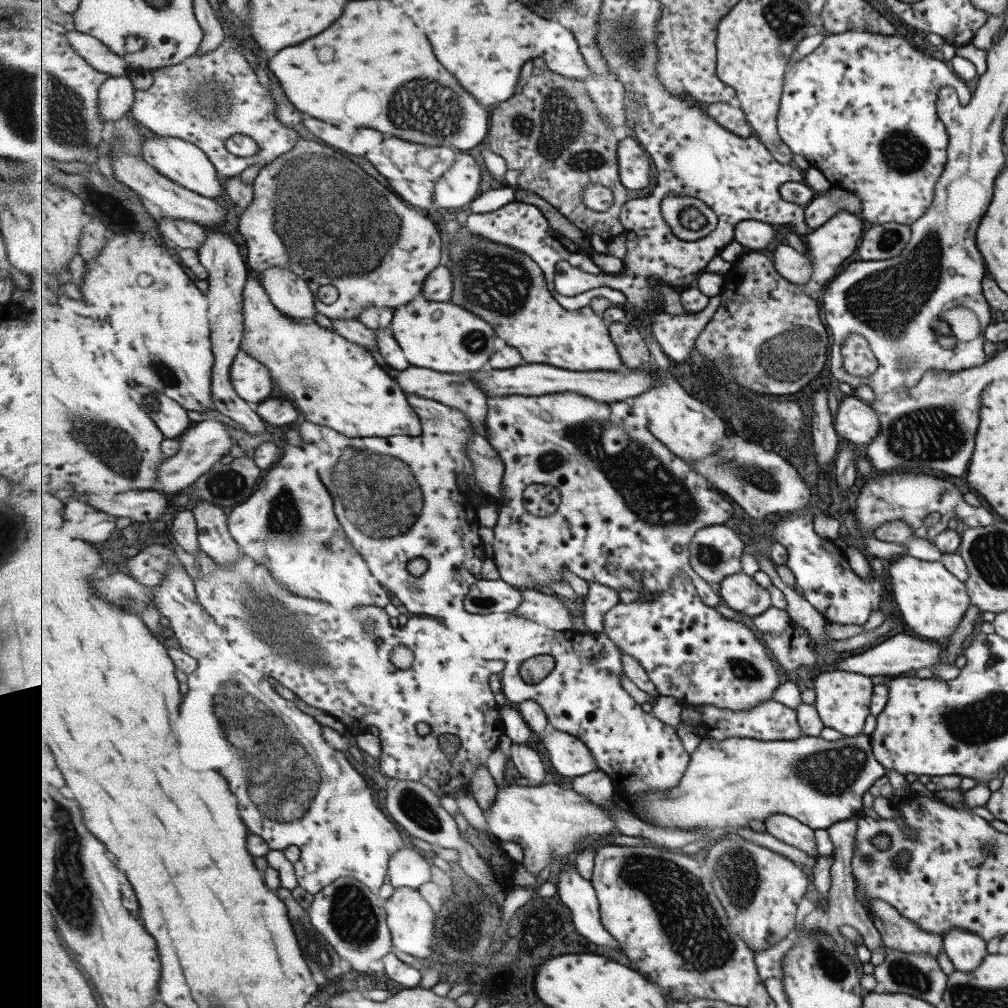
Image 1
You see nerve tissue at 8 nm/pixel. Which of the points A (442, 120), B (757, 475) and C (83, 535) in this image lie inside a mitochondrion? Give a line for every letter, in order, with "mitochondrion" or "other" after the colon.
A: mitochondrion
B: mitochondrion
C: other

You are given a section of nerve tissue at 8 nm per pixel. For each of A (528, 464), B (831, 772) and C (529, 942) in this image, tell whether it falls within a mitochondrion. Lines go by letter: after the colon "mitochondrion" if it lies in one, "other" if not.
A: other
B: mitochondrion
C: other

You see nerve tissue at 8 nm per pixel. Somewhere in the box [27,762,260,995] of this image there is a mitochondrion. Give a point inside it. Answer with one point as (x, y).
(85, 914)

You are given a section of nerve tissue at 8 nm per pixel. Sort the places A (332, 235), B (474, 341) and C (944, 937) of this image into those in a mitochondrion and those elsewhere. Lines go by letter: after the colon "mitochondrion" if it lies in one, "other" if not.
A: mitochondrion
B: mitochondrion
C: other

